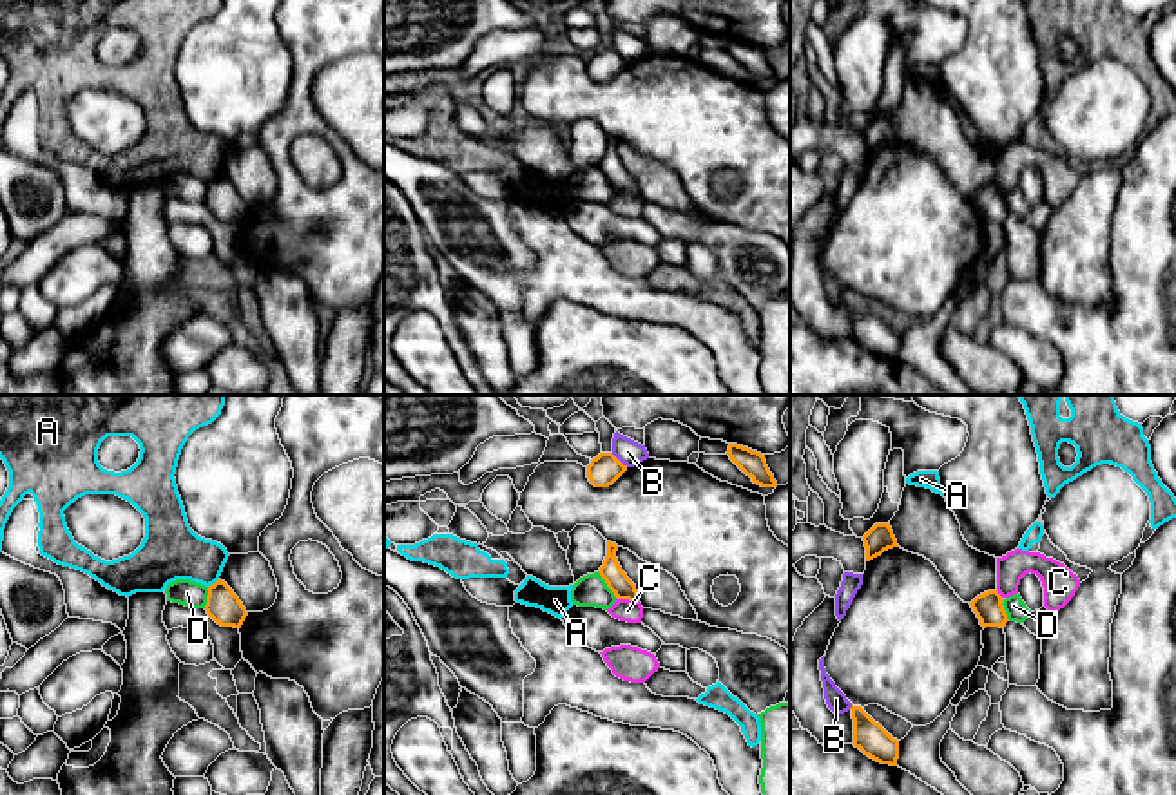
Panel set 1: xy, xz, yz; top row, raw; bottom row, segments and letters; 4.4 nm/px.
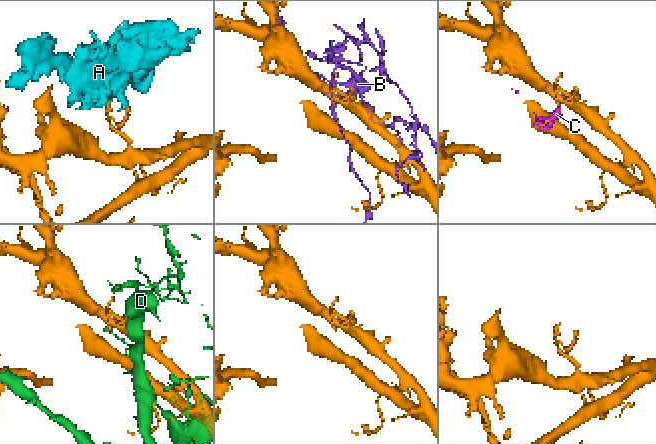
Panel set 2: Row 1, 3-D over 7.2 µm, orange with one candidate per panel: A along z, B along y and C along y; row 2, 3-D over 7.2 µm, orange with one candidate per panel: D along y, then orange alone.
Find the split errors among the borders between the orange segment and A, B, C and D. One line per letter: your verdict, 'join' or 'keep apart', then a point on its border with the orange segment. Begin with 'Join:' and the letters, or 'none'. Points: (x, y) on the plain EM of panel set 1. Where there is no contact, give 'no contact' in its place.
Join: none
A: keep apart; meets orange in xy at (214, 178)
B: keep apart; meets orange in xz at (618, 55)
C: keep apart; meets orange in xz at (627, 192)
D: keep apart; meets orange in xz at (607, 180)

